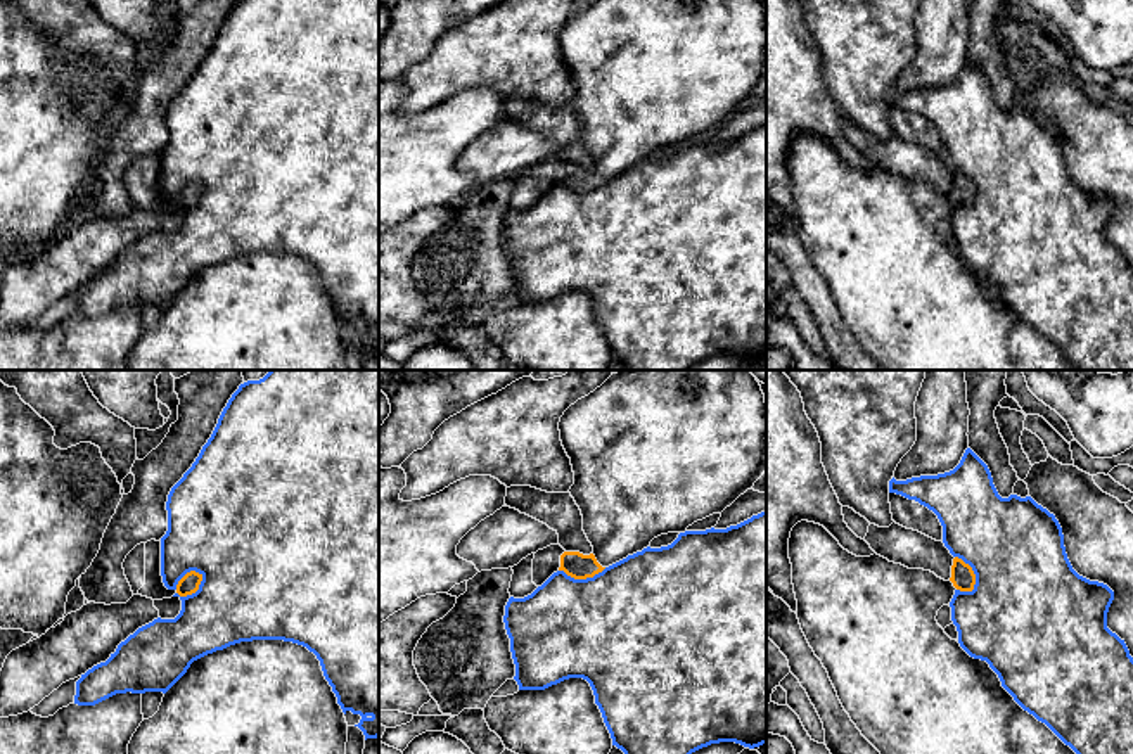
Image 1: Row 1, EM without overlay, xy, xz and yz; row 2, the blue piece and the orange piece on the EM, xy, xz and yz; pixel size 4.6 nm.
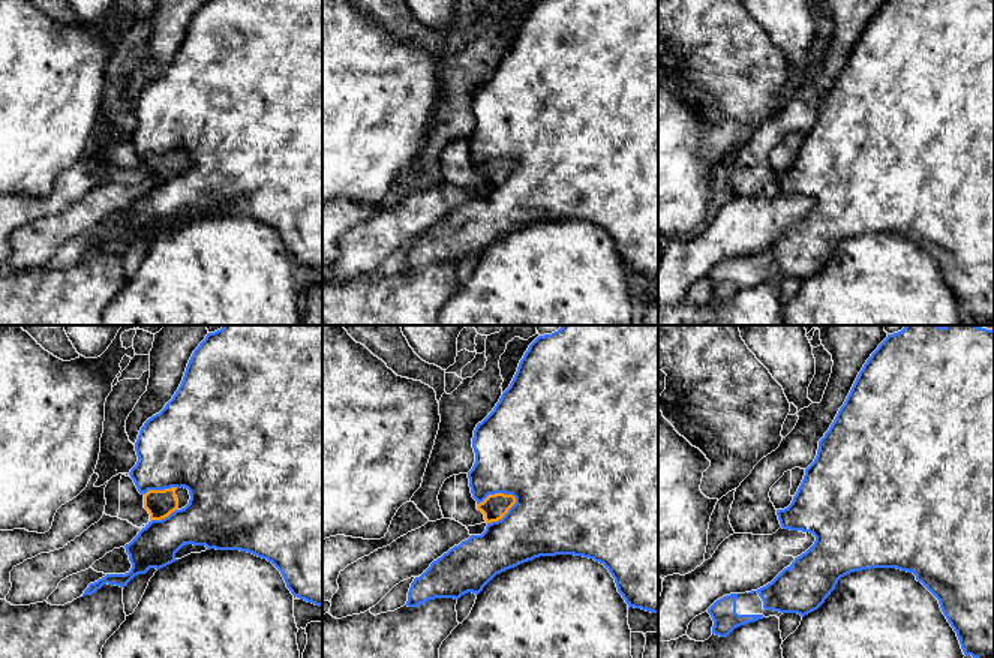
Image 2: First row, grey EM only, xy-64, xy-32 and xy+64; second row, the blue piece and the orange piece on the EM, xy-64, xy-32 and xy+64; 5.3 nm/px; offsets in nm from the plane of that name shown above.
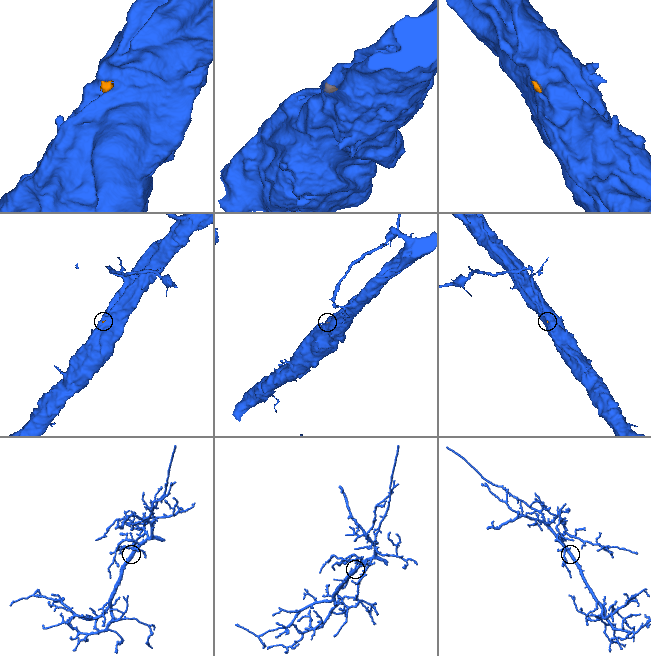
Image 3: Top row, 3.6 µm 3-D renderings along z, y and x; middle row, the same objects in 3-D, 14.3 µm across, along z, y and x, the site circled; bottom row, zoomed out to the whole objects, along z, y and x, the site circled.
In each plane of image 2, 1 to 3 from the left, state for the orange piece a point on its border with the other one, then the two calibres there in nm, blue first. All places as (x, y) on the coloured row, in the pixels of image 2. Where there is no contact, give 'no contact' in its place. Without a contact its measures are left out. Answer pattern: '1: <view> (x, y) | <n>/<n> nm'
1: xy-64 (159, 489) | 440/150 nm
2: xy-32 (507, 513) | 440/140 nm
3: no contact

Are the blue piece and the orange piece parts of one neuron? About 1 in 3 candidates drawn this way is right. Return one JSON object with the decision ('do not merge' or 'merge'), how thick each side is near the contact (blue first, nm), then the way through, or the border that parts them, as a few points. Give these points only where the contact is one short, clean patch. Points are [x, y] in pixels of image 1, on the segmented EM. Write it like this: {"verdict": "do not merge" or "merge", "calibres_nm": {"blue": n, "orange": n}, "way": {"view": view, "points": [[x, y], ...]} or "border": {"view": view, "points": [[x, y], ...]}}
{"verdict": "do not merge", "calibres_nm": {"blue": 480, "orange": 90}, "border": {"view": "xy", "points": [[201, 573], [198, 588], [180, 597]]}}

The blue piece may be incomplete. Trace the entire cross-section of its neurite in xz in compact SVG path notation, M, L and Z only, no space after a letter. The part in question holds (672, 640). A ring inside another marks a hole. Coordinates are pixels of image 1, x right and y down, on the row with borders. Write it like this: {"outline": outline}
{"outline": "M766 510L727 529L685 531L661 548L643 548L605 567L586 579L574 579L564 571L554 572L541 586L524 598L510 597L503 616L515 664L514 680L519 690L545 690L569 678L590 683L595 704L611 733L612 745L624 754L692 754L720 742L735 742L754 749L766 744Z"}

